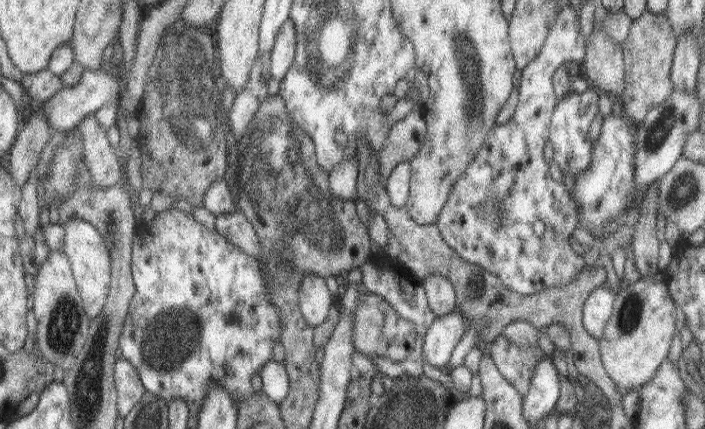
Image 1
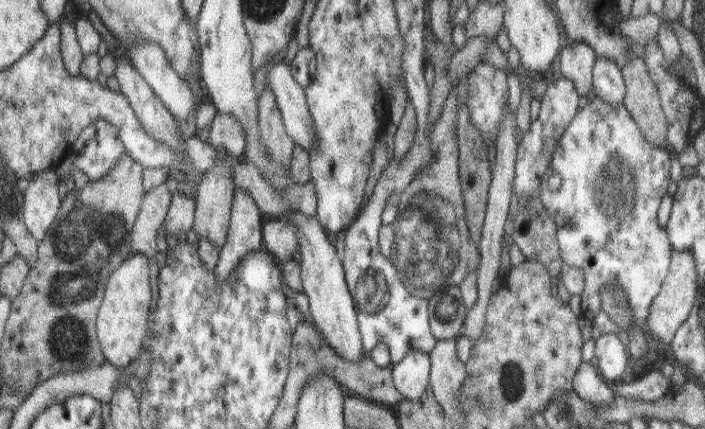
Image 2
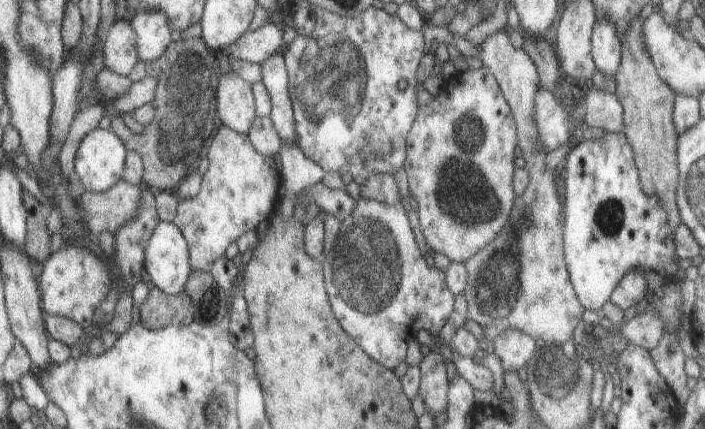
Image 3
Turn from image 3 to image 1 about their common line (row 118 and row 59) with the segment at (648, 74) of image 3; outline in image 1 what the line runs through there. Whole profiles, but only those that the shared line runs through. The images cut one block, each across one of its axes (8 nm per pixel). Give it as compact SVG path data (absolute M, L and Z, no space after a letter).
M647 10L639 18L633 20L631 32L627 40L621 44L623 56L625 56L625 90L623 90L623 116L631 120L631 124L641 122L651 108L657 104L663 104L671 92L673 92L673 80L671 80L671 68L673 68L673 56L675 56L677 36L667 20L667 16L661 12Z

